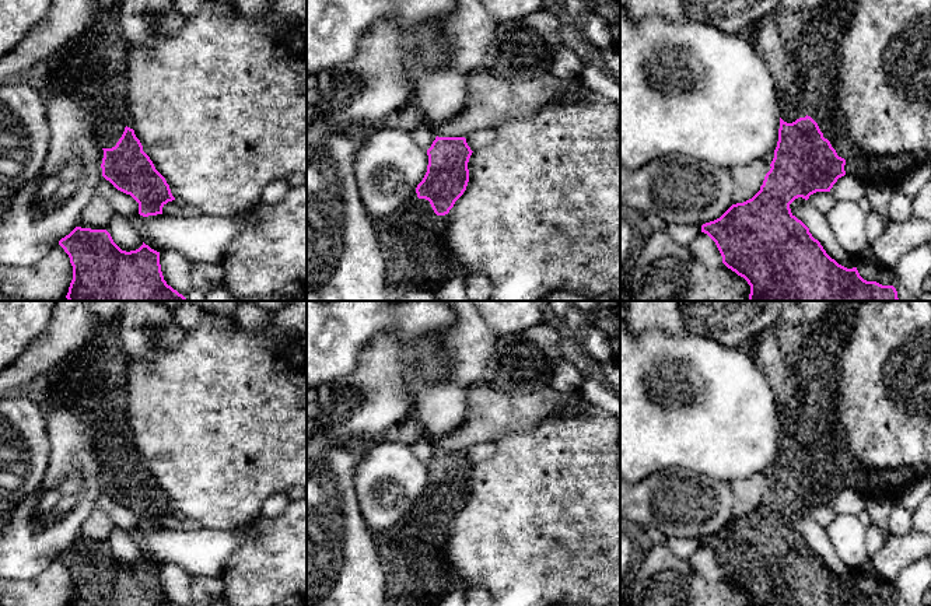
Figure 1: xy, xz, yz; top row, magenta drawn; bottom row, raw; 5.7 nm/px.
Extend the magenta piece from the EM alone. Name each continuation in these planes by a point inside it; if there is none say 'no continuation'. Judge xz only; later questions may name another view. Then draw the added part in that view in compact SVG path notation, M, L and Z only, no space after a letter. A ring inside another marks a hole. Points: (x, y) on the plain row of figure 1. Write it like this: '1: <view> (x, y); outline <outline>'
1: xz (412, 554); outline M419 511L402 518L393 528L371 530L385 572L385 595L391 606L403 600L431 602L447 591L449 570L444 560L444 536L448 532L448 528L437 529L430 515Z

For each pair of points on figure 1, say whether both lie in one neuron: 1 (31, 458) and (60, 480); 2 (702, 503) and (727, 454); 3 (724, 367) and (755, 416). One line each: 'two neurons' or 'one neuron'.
1: two neurons
2: two neurons
3: one neuron

